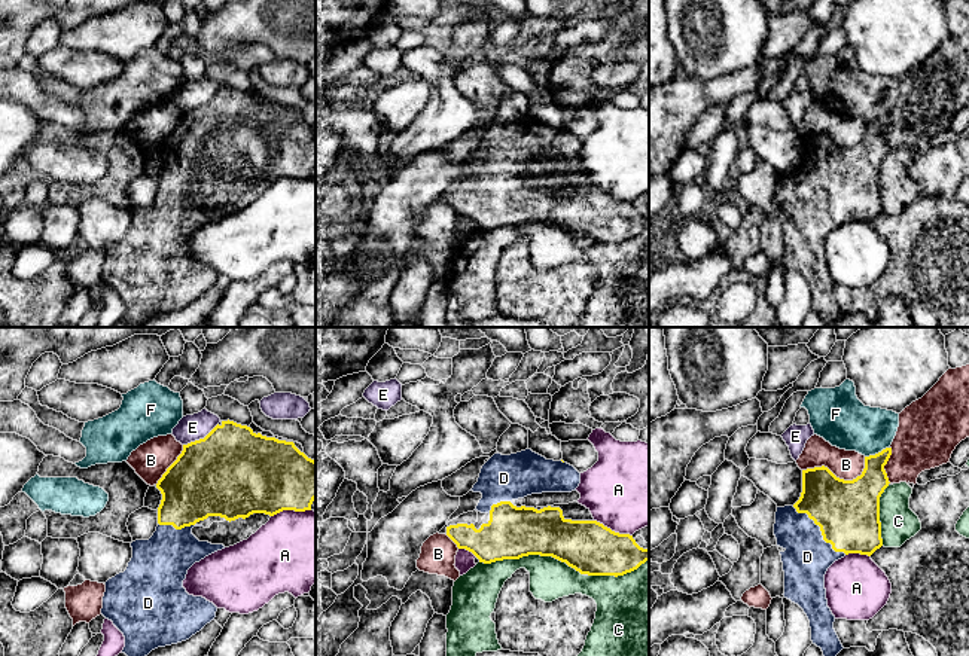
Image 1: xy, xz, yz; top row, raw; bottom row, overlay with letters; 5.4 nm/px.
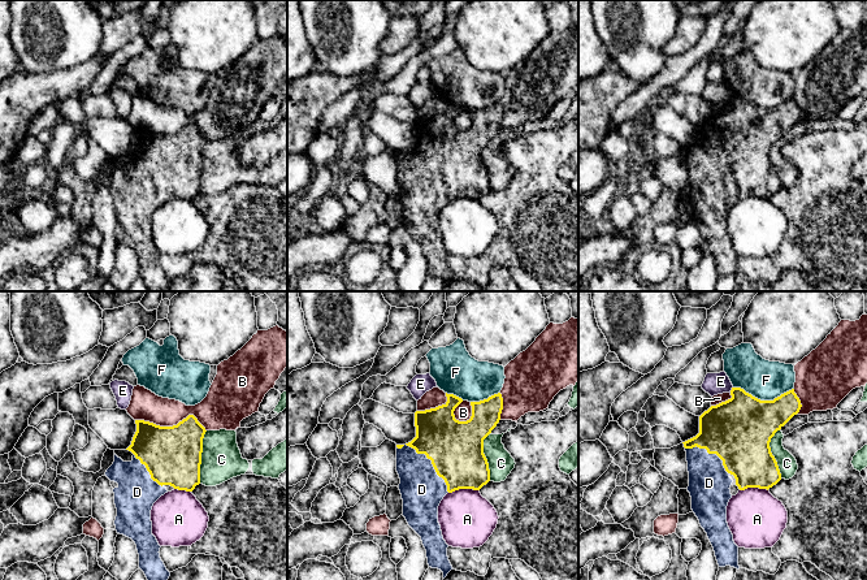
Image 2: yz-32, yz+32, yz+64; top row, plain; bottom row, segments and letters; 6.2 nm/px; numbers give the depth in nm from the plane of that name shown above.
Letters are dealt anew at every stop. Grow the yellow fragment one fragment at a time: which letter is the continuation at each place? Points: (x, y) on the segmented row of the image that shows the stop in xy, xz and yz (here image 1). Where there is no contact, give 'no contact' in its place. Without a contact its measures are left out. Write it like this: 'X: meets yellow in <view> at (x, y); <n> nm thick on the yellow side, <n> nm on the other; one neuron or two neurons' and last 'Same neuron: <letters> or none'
A: meets yellow in xy at (290, 509); 420 nm thick on the yellow side, 420 nm on the other; two neurons
B: meets yellow in yz at (840, 479); 340 nm thick on the yellow side, 160 nm on the other; two neurons
C: meets yellow in xz at (532, 554); 280 nm thick on the yellow side, 220 nm on the other; two neurons
D: meets yellow in yz at (820, 530); 340 nm thick on the yellow side, 260 nm on the other; one neuron
E: meets yellow in xy at (200, 439); 480 nm thick on the yellow side, 140 nm on the other; two neurons
F: meets yellow in yz at (878, 452); 190 nm thick on the yellow side, 280 nm on the other; two neurons
Same neuron: D

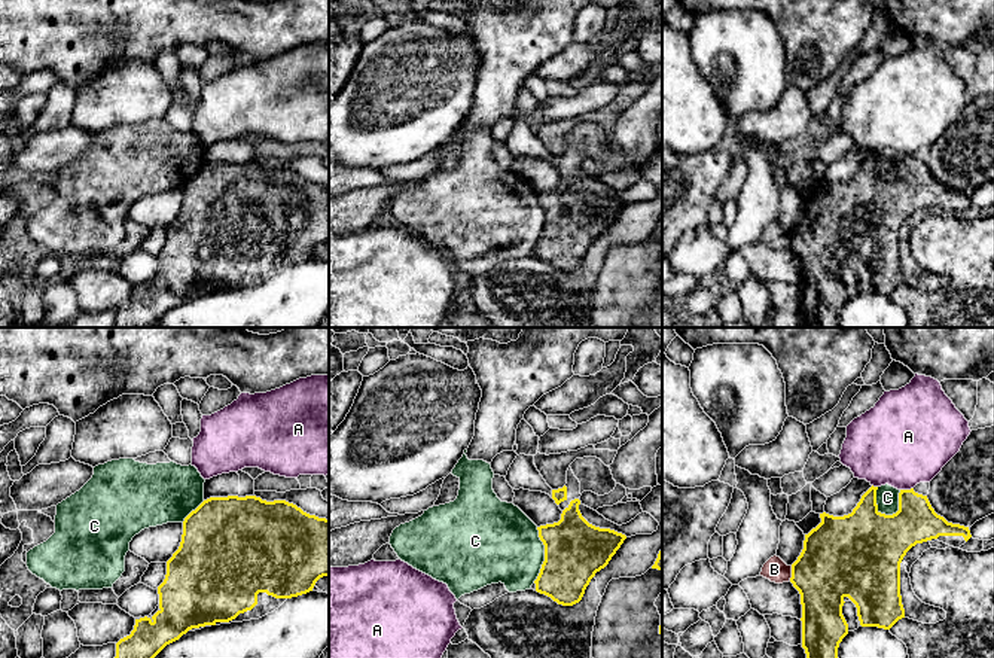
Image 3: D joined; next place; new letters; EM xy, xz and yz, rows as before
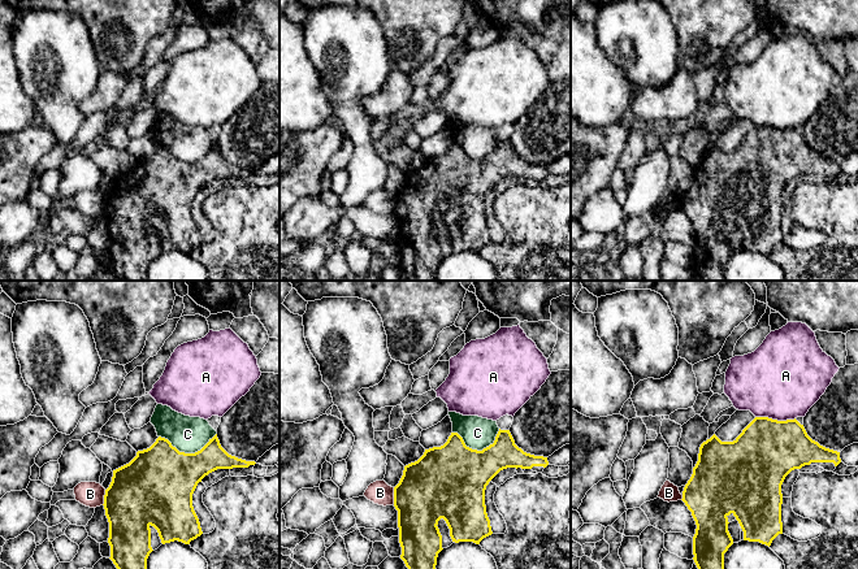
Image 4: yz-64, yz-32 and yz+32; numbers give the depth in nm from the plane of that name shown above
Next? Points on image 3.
A: meets yellow in yz at (906, 490); 240 nm thick on the yellow side, 460 nm on the other; two neurons
B: meets yellow in yz at (792, 573); 400 nm thick on the yellow side, 120 nm on the other; two neurons
C: meets yellow in yz at (877, 506); 420 nm thick on the yellow side, 130 nm on the other; two neurons
Same neuron: none

